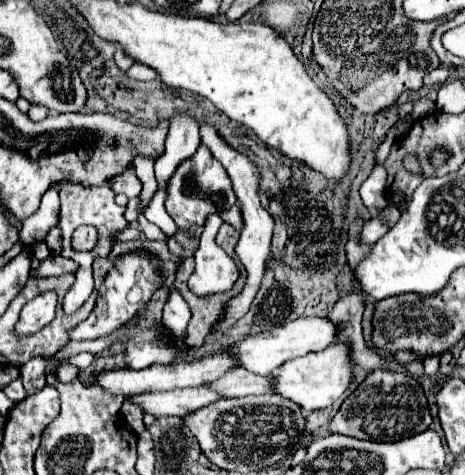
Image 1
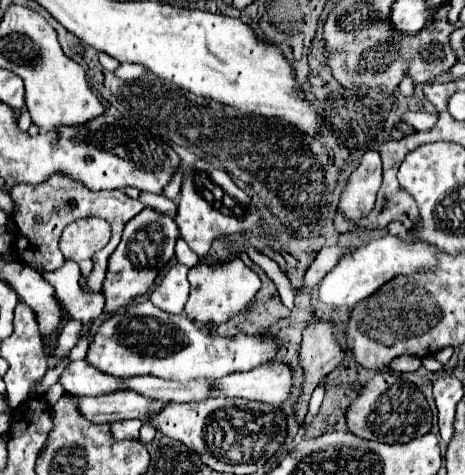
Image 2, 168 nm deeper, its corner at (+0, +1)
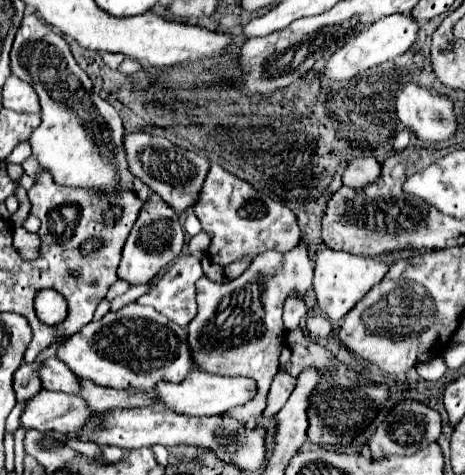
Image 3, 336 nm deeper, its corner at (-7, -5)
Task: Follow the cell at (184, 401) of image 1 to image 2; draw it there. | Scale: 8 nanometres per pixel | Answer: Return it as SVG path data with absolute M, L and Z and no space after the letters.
M113 391L101 397L73 397L77 401L79 413L97 425L103 423L115 423L125 419L147 419L149 413L163 409L165 403L161 401L149 401L133 391Z

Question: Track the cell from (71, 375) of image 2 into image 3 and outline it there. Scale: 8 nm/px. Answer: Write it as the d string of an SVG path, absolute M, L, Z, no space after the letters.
M48 359L40 369L42 387L48 391L62 391L62 393L80 393L80 377L72 373L60 359Z

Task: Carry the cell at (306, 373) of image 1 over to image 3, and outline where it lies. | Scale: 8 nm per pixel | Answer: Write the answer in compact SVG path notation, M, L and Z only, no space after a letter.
M192 371L184 383L160 383L156 387L156 395L162 401L162 407L188 413L188 415L222 415L234 407L246 405L248 401L254 399L258 387L254 379L248 377L222 377L222 375L212 375L206 371Z

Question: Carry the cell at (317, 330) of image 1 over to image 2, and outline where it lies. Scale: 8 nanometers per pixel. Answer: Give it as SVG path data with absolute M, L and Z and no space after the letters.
M139 299L129 303L121 313L103 315L103 323L99 325L93 341L87 349L85 361L103 373L113 377L137 377L137 375L153 375L167 381L191 381L191 379L221 379L235 371L249 371L265 361L271 361L279 343L269 335L267 337L215 337L205 333L195 321L187 315L171 315L163 309L155 307L149 299Z

